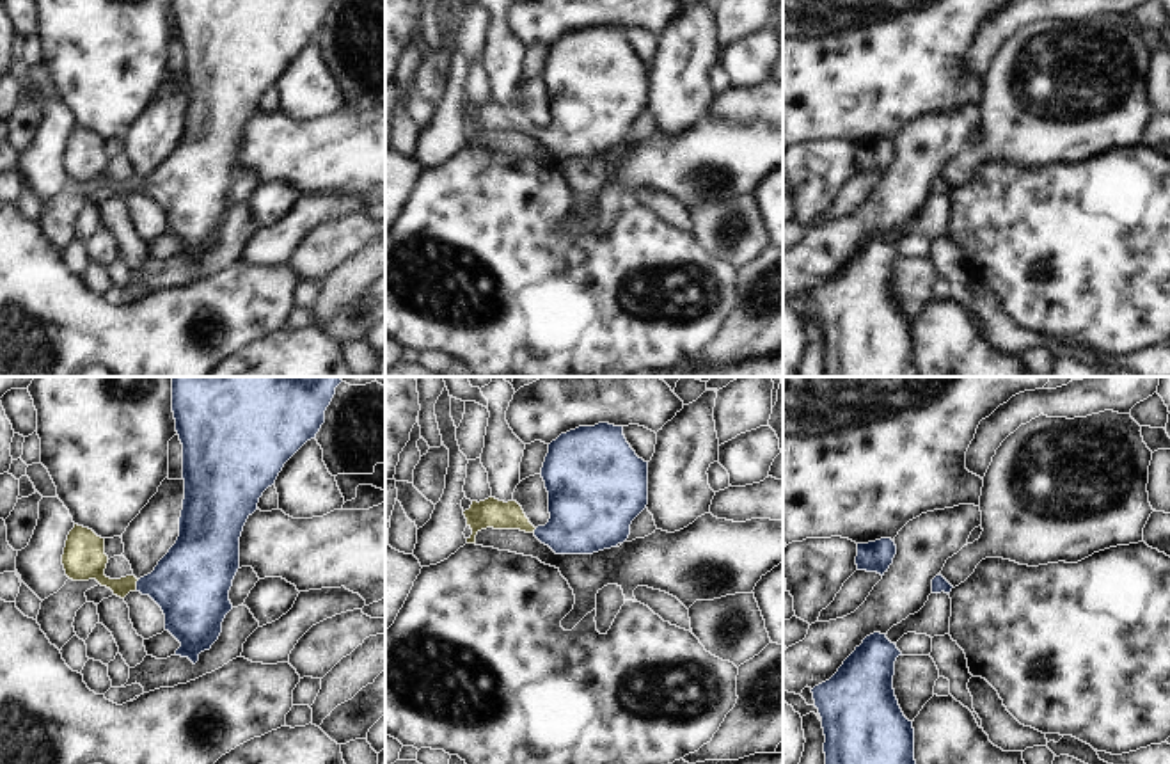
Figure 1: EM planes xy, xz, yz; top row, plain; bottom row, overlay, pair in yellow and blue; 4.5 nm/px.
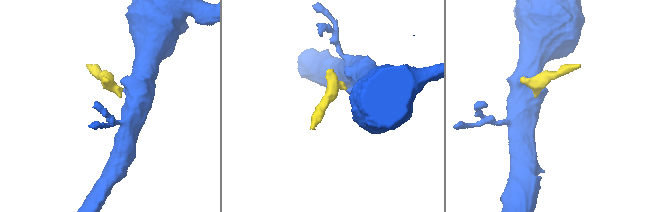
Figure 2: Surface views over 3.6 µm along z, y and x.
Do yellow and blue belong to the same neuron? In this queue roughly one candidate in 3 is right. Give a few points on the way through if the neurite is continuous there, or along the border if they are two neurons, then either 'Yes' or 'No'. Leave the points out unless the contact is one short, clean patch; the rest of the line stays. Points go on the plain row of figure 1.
Path across: xy (87, 162), (109, 185), (135, 187), (190, 185). Yes

